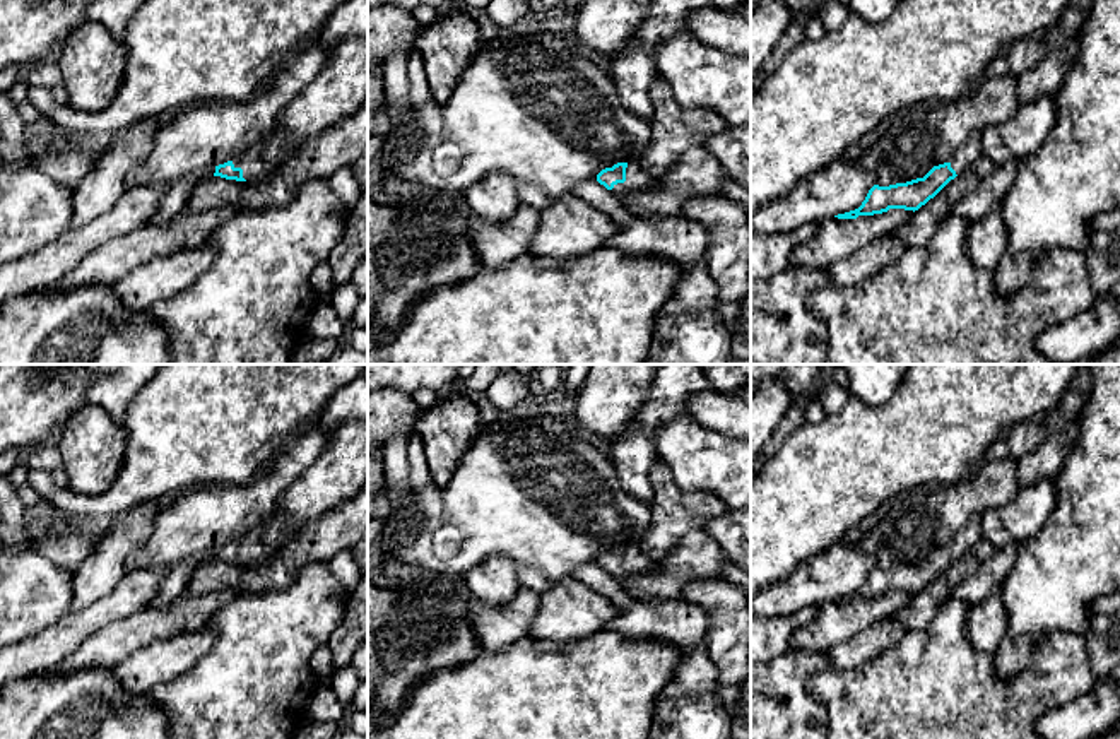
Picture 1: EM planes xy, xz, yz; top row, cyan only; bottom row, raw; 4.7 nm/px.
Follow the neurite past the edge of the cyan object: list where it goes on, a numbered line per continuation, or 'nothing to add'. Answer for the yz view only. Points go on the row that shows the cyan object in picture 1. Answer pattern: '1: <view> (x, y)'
1: yz (972, 149)

